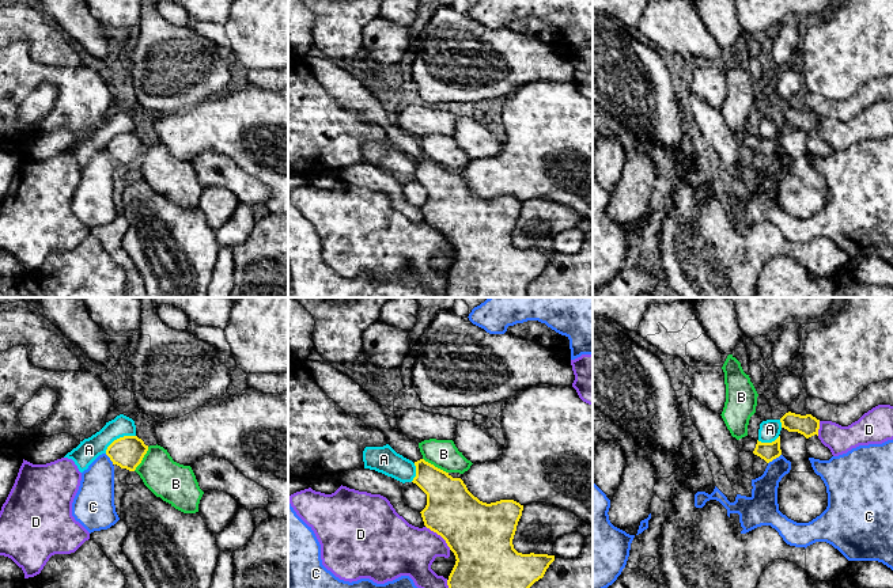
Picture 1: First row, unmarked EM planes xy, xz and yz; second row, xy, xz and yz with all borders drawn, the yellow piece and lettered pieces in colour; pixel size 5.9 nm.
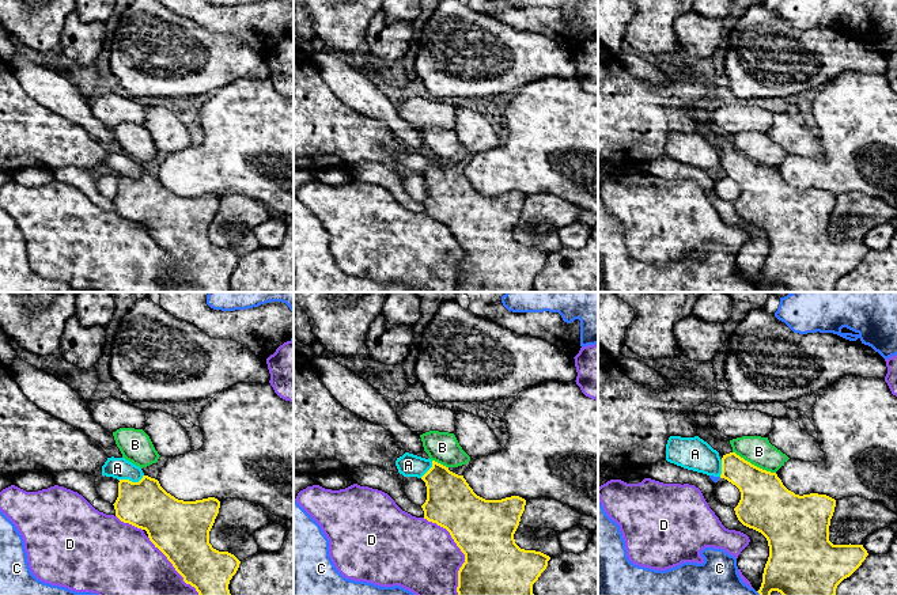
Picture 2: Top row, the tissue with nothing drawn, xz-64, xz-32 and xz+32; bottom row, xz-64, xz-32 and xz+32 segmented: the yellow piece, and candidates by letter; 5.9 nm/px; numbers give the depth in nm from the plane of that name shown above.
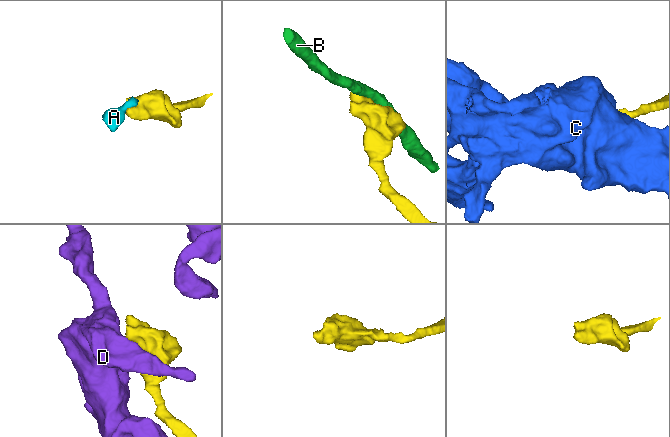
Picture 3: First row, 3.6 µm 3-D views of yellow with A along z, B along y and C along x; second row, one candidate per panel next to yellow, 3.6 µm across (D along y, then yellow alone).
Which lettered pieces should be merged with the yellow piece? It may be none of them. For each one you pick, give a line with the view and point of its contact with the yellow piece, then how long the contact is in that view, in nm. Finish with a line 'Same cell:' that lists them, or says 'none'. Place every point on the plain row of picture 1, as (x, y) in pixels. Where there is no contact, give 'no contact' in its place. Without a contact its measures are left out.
Same cell: none

